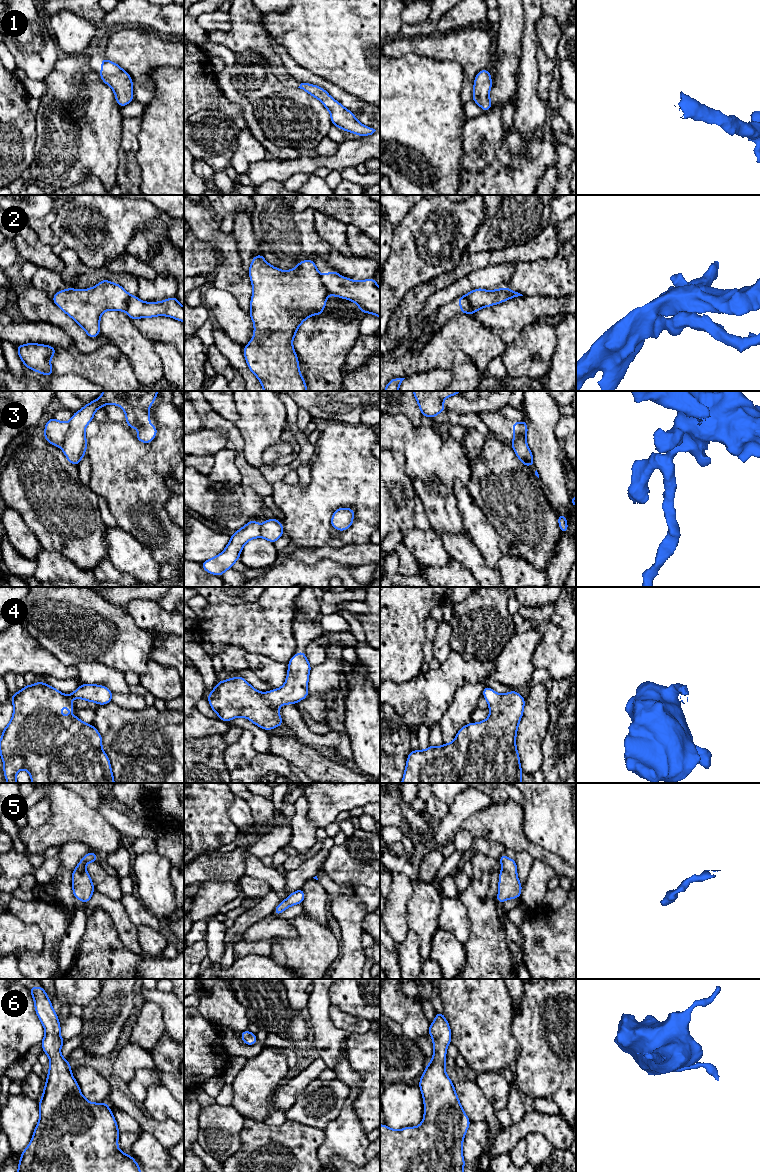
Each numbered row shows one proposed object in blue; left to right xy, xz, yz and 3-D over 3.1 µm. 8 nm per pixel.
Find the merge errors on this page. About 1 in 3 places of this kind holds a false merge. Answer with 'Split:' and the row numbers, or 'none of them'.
Split: 2, 3

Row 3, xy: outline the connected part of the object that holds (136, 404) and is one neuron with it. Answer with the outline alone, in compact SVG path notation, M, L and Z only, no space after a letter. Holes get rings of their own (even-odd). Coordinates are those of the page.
M104 391L101 396L75 412L61 449L68 462L78 466L87 448L86 426L93 420L98 408L106 404L120 406L126 416L127 426L138 430L136 439L150 443L157 435L157 427L150 424L149 409L158 391Z

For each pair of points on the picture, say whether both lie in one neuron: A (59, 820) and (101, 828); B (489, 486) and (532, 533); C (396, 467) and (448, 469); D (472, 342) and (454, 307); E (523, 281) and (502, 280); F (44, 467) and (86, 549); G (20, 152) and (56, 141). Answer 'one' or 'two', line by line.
A: one
B: one
C: two
D: two
E: two
F: one
G: two

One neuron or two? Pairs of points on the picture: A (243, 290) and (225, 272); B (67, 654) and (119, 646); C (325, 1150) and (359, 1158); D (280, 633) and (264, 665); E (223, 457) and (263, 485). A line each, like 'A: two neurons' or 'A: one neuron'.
A: one neuron
B: one neuron
C: one neuron
D: two neurons
E: two neurons

